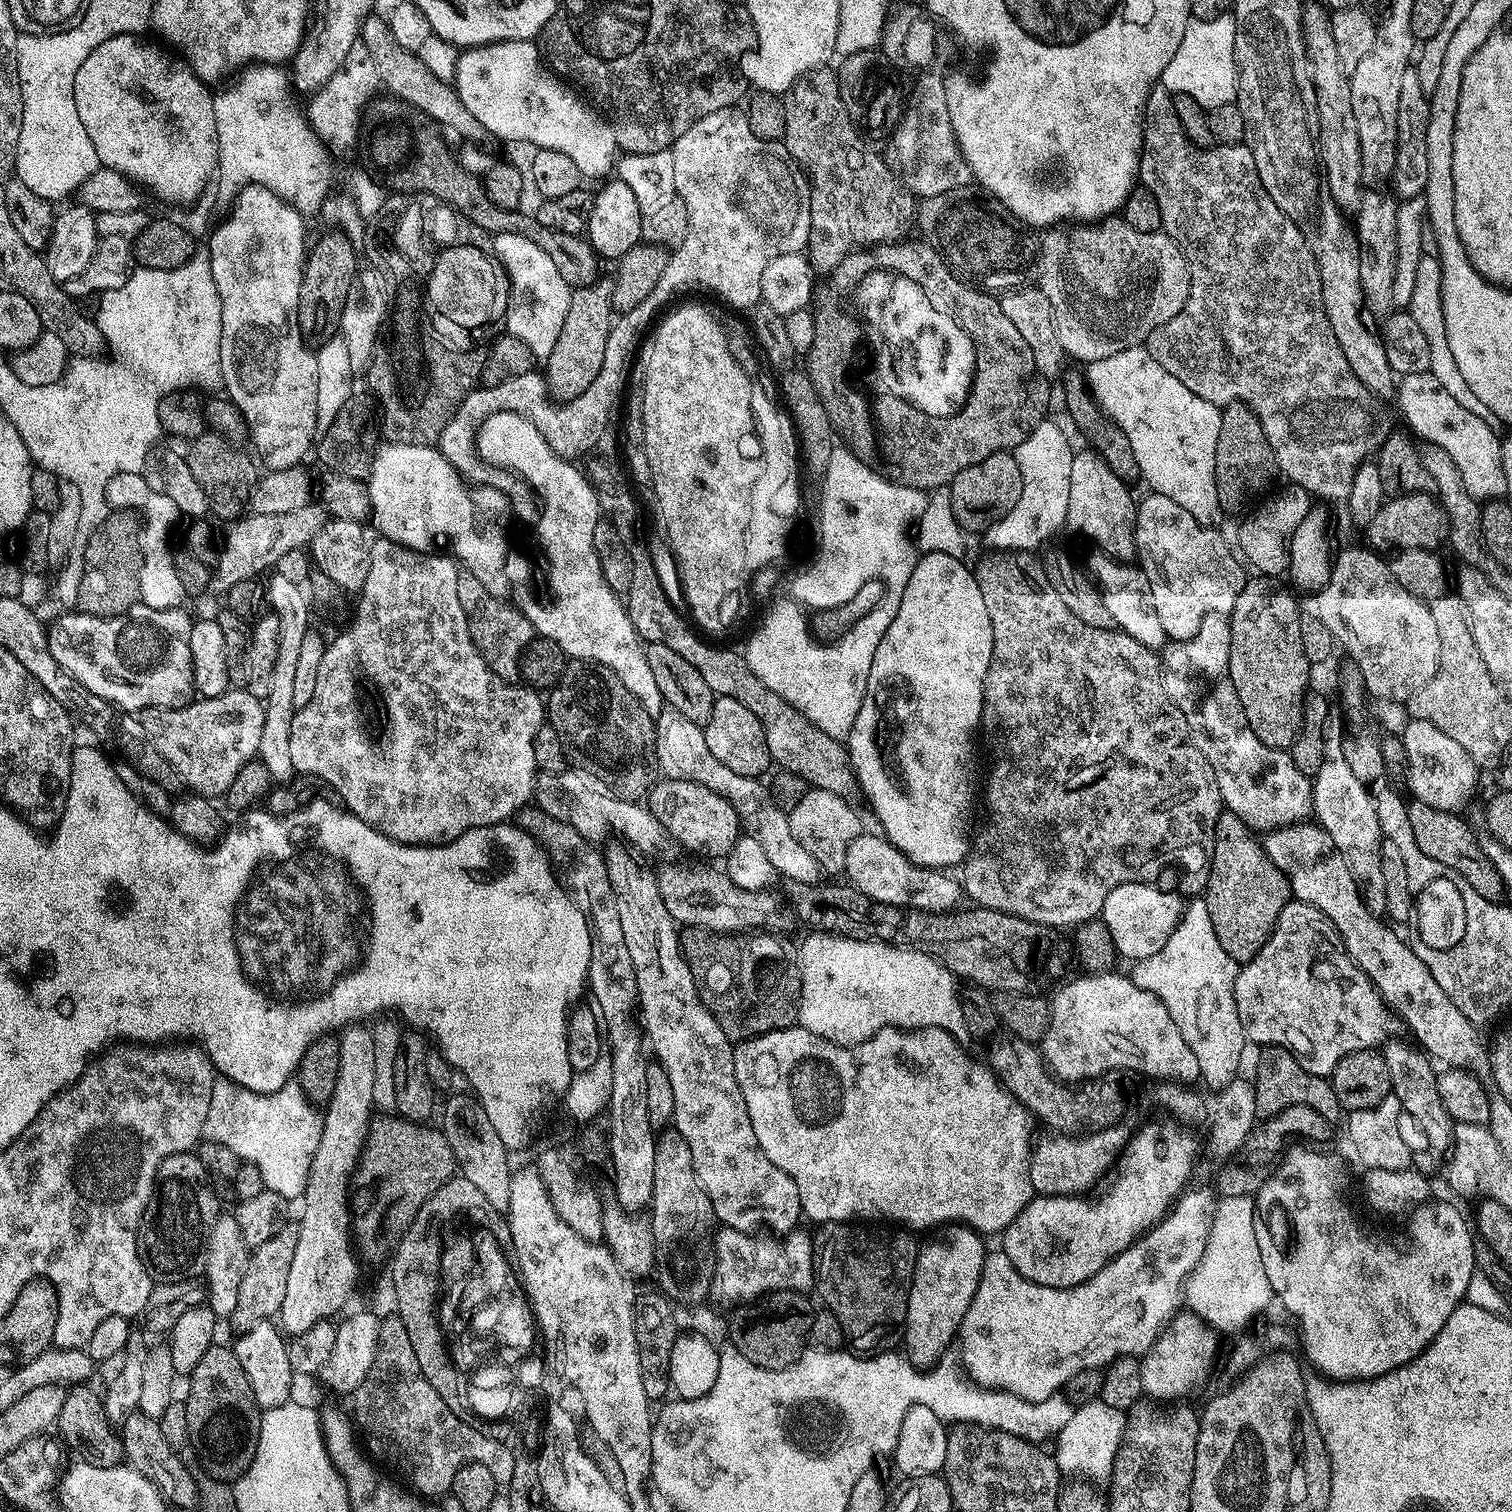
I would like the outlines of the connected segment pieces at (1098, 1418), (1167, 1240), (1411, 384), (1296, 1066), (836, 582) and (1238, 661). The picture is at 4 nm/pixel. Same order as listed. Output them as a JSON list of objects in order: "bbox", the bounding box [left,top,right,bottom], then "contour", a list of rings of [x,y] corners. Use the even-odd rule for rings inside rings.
[{"bbox":[1054,1398,1125,1482],"contour":[[[1099,1398],[1073,1407],[1070,1422],[1062,1426],[1060,1435],[1054,1440],[1054,1445],[1056,1444],[1054,1455],[1061,1473],[1073,1472],[1076,1475],[1073,1477],[1084,1482],[1111,1481],[1112,1467],[1124,1437],[1125,1419],[1125,1412],[1114,1410],[1114,1406],[1106,1406],[1106,1402],[1102,1402]]]},{"bbox":[958,1187,1218,1402],"contour":[[[1189,1187],[1159,1224],[1122,1250],[1122,1254],[1102,1266],[1089,1280],[1073,1288],[1051,1288],[1030,1282],[1018,1274],[1003,1250],[996,1250],[993,1256],[992,1253],[985,1255],[978,1290],[958,1333],[958,1356],[967,1375],[981,1386],[1007,1390],[1030,1402],[1042,1402],[1057,1395],[1078,1370],[1103,1369],[1114,1360],[1143,1357],[1184,1304],[1184,1284],[1198,1266],[1202,1250],[1206,1250],[1210,1226],[1216,1217],[1218,1196],[1213,1189],[1212,1192],[1208,1188]]]},{"bbox":[1395,370,1506,502],"contour":[[[1431,370],[1422,374],[1406,374],[1399,377],[1395,389],[1395,403],[1400,403],[1400,412],[1417,437],[1429,440],[1433,449],[1442,451],[1462,474],[1466,490],[1478,502],[1503,497],[1506,493],[1506,474],[1502,470],[1501,437],[1489,421],[1478,418],[1458,398],[1453,398],[1446,386],[1434,378]]]},{"bbox":[1254,1046,1342,1122],"contour":[[[1268,1046],[1261,1052],[1264,1053],[1256,1060],[1256,1076],[1254,1075],[1257,1117],[1276,1116],[1290,1106],[1310,1106],[1310,1110],[1329,1122],[1335,1122],[1342,1116],[1338,1094],[1334,1094],[1331,1079],[1310,1074],[1310,1070],[1302,1070],[1296,1055],[1285,1048]]]},{"bbox":[746,447,966,741],"contour":[[[837,447],[830,454],[830,462],[822,469],[824,485],[820,488],[820,549],[816,552],[816,561],[805,572],[800,572],[788,584],[788,589],[772,604],[772,609],[764,616],[760,629],[748,640],[746,659],[748,669],[774,694],[778,694],[790,706],[794,706],[811,724],[818,726],[830,738],[847,741],[848,731],[854,726],[854,718],[862,706],[862,698],[866,694],[866,682],[870,678],[870,662],[874,658],[874,650],[886,634],[886,626],[894,622],[894,614],[898,614],[898,606],[902,606],[902,594],[906,590],[906,582],[910,582],[910,574],[914,574],[914,566],[918,559],[918,551],[908,537],[908,527],[920,516],[920,525],[916,528],[916,544],[921,553],[937,552],[963,557],[966,533],[958,526],[958,518],[954,518],[951,487],[933,488],[925,495],[919,488],[902,486],[885,478],[867,463],[856,456],[847,447]],[[868,584],[878,584],[882,588],[882,596],[874,602],[876,608],[868,618],[860,618],[860,626],[850,632],[840,646],[836,648],[814,648],[806,630],[802,630],[802,622],[796,616],[796,602],[806,600],[814,606],[830,606],[848,600],[848,604],[860,594],[860,590]]]},{"bbox":[1230,575,1310,750],"contour":[[[1262,575],[1255,579],[1245,579],[1242,594],[1238,594],[1238,602],[1234,602],[1234,610],[1230,613],[1230,678],[1254,734],[1258,734],[1266,746],[1288,750],[1300,737],[1304,700],[1310,691],[1310,665],[1306,650],[1302,650],[1302,609],[1296,605],[1293,593],[1287,587],[1284,589],[1280,582]]]}]

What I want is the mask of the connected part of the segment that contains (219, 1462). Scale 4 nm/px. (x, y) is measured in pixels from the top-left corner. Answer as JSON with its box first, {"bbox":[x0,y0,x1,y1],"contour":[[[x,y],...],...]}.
{"bbox":[184,1342,258,1482],"contour":[[[213,1342],[187,1377],[188,1396],[184,1405],[188,1438],[193,1445],[196,1443],[200,1447],[198,1456],[203,1471],[215,1480],[232,1482],[244,1473],[256,1447],[258,1409],[250,1382],[246,1382],[246,1374],[238,1363],[235,1351],[229,1345],[227,1348],[220,1343]]]}

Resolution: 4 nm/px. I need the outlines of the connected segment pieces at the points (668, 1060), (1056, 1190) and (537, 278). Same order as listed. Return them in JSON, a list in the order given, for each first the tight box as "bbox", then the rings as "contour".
[{"bbox":[608,852,802,1234],"contour":[[[620,852],[610,856],[608,877],[610,886],[614,886],[616,891],[618,918],[622,922],[626,950],[630,950],[630,962],[636,971],[638,1020],[647,1043],[648,1040],[652,1043],[660,1059],[657,1060],[659,1067],[664,1068],[666,1078],[670,1078],[670,1090],[674,1090],[672,1124],[690,1148],[694,1174],[710,1198],[717,1221],[725,1228],[749,1234],[757,1233],[757,1228],[769,1228],[781,1234],[792,1232],[799,1225],[796,1223],[802,1220],[798,1186],[794,1186],[794,1178],[790,1178],[790,1174],[778,1170],[778,1166],[774,1166],[774,1162],[762,1154],[762,1146],[758,1146],[758,1138],[754,1138],[754,1126],[750,1126],[750,1114],[746,1114],[746,1102],[734,1074],[733,1041],[729,1040],[722,1026],[718,1026],[710,1010],[700,1001],[692,971],[680,951],[676,919],[670,910],[666,910],[657,879],[640,872],[632,864],[631,858]]]},{"bbox":[1028,1134,1113,1196],"contour":[[[1048,1134],[1035,1141],[1028,1161],[1028,1177],[1033,1193],[1041,1196],[1068,1196],[1083,1193],[1104,1170],[1113,1163],[1112,1148],[1108,1144],[1087,1144],[1076,1134]]]},{"bbox":[493,234,573,361],"contour":[[[495,234],[493,254],[508,275],[510,295],[506,313],[507,335],[526,342],[530,354],[537,361],[547,361],[548,355],[554,350],[554,344],[558,342],[558,334],[562,334],[562,322],[566,322],[566,310],[570,310],[573,285],[568,284],[562,274],[558,274],[558,266],[554,266],[554,261],[548,257],[546,250],[534,246],[534,242],[530,242],[530,238],[522,238],[522,234]]]}]

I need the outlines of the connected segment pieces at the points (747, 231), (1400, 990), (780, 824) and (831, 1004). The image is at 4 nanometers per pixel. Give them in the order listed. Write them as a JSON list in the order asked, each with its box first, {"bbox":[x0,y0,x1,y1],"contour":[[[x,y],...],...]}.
[{"bbox":[455,106,810,458],"contour":[[[740,106],[714,110],[714,114],[706,114],[690,130],[681,134],[671,151],[674,158],[675,195],[686,202],[686,214],[690,214],[690,230],[686,230],[686,238],[676,248],[671,249],[669,261],[662,278],[654,286],[654,290],[638,306],[628,311],[621,311],[615,317],[610,338],[606,338],[606,358],[602,362],[602,370],[598,370],[598,378],[582,390],[582,394],[573,400],[560,402],[557,408],[548,405],[550,389],[548,381],[539,371],[533,370],[526,374],[518,374],[514,378],[504,380],[498,386],[489,388],[480,386],[468,393],[456,408],[455,419],[479,422],[495,412],[517,412],[538,426],[542,438],[555,452],[565,458],[576,458],[582,452],[588,452],[600,440],[600,435],[608,428],[608,419],[612,416],[612,407],[628,380],[628,371],[632,368],[632,359],[636,356],[636,347],[640,344],[640,331],[657,319],[656,311],[671,298],[675,292],[683,288],[705,288],[708,292],[717,292],[732,308],[747,310],[761,303],[762,270],[778,254],[794,254],[804,252],[810,238],[810,191],[808,178],[800,170],[800,165],[780,140],[763,141],[756,138],[745,127],[745,109]]]},{"bbox":[1262,822,1492,1078],"contour":[[[1295,822],[1284,828],[1271,829],[1265,836],[1268,837],[1263,837],[1262,843],[1266,854],[1288,879],[1291,895],[1322,910],[1324,917],[1336,927],[1348,957],[1368,976],[1385,1005],[1408,1023],[1409,1030],[1416,1035],[1415,1043],[1433,1061],[1440,1063],[1441,1060],[1441,1065],[1464,1068],[1481,1078],[1487,1077],[1492,1066],[1489,1049],[1480,1037],[1481,1029],[1471,1024],[1466,1014],[1446,998],[1442,986],[1434,982],[1434,974],[1426,970],[1411,943],[1404,941],[1403,944],[1391,932],[1393,929],[1386,928],[1384,922],[1364,905],[1348,864],[1334,846],[1330,834],[1315,822]]]},{"bbox":[656,707,822,884],"contour":[[[663,707],[656,722],[656,762],[659,771],[669,780],[689,780],[698,782],[714,794],[722,794],[734,806],[743,831],[754,842],[762,845],[766,858],[770,858],[770,866],[781,877],[785,876],[792,884],[815,884],[821,879],[822,869],[816,859],[804,846],[794,838],[788,825],[788,813],[782,811],[772,800],[771,791],[760,785],[761,781],[754,776],[734,774],[734,770],[722,766],[714,754],[710,754],[710,746],[706,746],[703,727],[678,714],[678,710]]]},{"bbox":[798,934,960,1048],"contour":[[[808,934],[804,940],[804,945],[798,951],[798,963],[800,966],[800,977],[802,986],[800,987],[800,1015],[798,1017],[799,1027],[804,1028],[810,1034],[830,1038],[832,1043],[840,1044],[843,1048],[855,1048],[869,1036],[877,1036],[884,1028],[892,1028],[892,1022],[896,1020],[912,1020],[912,1022],[922,1022],[923,1028],[939,1028],[942,1024],[956,1024],[956,1019],[960,1017],[960,994],[958,991],[957,977],[952,975],[952,971],[940,961],[917,948],[907,946],[897,946],[895,944],[886,944],[875,938],[865,938],[862,940],[853,940],[847,934]]]}]

